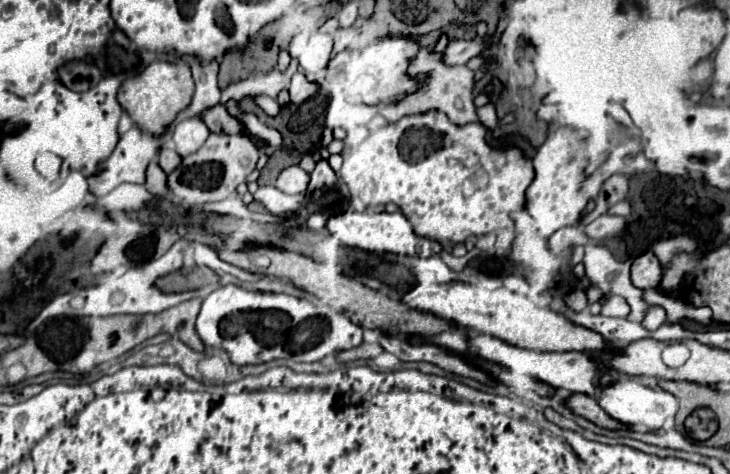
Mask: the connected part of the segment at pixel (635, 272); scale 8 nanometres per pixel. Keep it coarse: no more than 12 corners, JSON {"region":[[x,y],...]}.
{"region":[[651,250],[632,262],[636,288],[657,289],[661,265]]}

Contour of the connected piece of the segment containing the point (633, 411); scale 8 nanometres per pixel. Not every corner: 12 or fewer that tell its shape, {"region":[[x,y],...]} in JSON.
{"region":[[636,380],[608,386],[598,404],[624,424],[664,428],[676,396]]}

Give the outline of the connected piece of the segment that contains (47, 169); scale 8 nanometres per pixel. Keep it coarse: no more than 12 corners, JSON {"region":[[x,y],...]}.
{"region":[[44,152],[36,156],[36,170],[50,182],[60,178],[62,158]]}

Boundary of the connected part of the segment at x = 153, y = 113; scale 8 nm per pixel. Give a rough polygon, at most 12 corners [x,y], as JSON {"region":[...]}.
{"region":[[154,62],[118,102],[138,128],[162,136],[188,108],[186,64]]}

